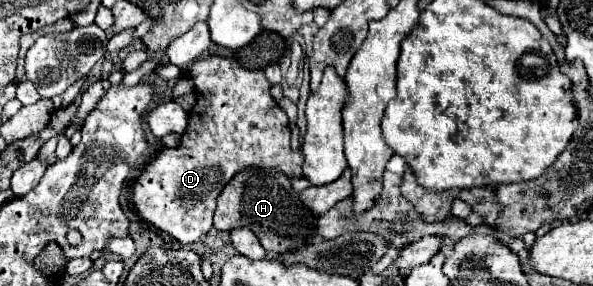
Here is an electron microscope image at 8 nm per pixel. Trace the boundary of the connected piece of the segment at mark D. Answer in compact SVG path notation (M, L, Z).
M207 56L197 60L189 70L189 78L195 82L197 104L189 114L187 132L181 136L181 144L173 150L163 150L133 184L133 202L141 218L155 228L171 234L181 244L193 244L201 240L213 226L215 200L227 182L247 168L279 168L289 178L303 178L303 154L289 148L289 118L283 108L269 94L269 80L263 70L247 70L233 58Z

